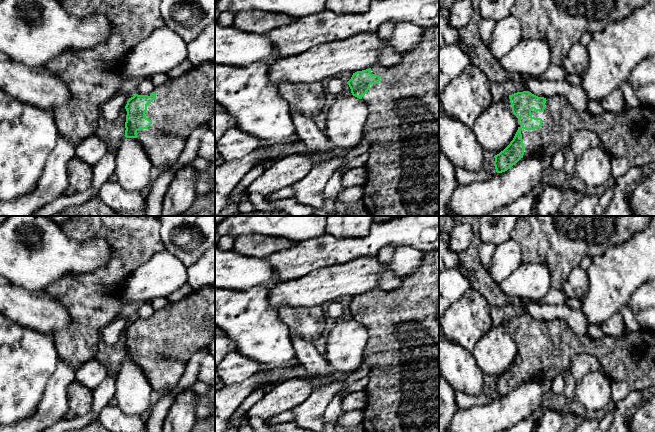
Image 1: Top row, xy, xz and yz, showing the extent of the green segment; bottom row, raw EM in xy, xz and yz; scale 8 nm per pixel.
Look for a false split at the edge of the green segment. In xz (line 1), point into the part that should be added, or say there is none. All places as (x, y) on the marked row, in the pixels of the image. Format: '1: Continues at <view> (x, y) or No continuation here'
1: Continues at xz (402, 173)

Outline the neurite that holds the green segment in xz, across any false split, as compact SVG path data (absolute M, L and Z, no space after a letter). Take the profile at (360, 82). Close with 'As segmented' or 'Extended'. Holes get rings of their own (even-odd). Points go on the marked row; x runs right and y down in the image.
M439 26L428 27L425 28L423 38L421 42L412 50L403 55L401 55L401 62L393 67L384 67L380 64L376 64L369 69L357 71L353 73L351 79L347 82L351 89L351 93L353 96L362 99L368 108L368 117L365 124L366 134L364 135L364 139L369 142L369 159L365 164L366 167L366 181L364 184L365 192L362 198L362 202L364 204L365 209L371 216L439 216L439 96L436 92L436 86L439 83Z. Extended

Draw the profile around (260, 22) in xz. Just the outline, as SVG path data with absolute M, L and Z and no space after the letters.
M260 10L239 11L234 15L231 26L248 33L266 34L295 21L295 18L284 14L275 14Z

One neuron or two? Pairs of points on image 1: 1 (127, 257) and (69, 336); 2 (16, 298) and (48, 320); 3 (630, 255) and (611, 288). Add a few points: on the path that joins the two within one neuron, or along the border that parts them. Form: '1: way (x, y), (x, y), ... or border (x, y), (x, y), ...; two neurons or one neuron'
1: way (108, 277), (90, 295), (89, 316); one neuron
2: way (24, 306), (37, 309), (40, 312); one neuron
3: way (627, 263), (612, 280); one neuron

